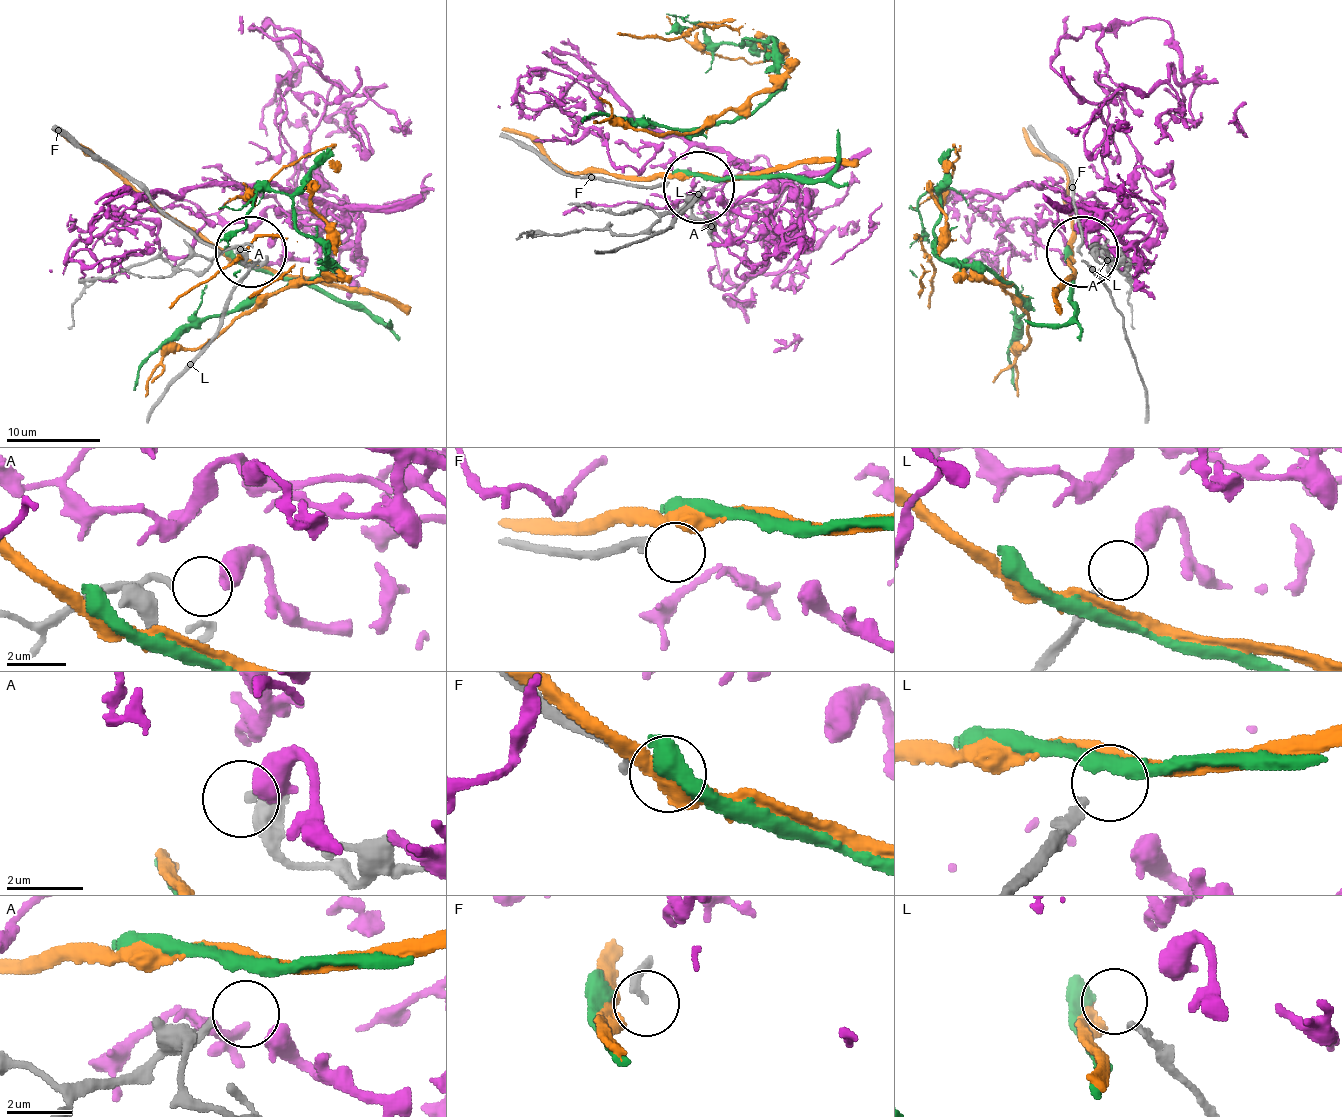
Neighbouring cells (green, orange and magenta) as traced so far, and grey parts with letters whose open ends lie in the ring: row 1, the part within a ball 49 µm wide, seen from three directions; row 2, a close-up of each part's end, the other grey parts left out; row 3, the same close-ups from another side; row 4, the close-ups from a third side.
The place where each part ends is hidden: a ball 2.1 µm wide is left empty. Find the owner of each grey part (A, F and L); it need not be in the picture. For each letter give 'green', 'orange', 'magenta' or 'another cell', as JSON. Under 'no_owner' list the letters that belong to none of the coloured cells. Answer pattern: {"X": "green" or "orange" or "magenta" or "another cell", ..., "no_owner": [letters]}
{"A": "magenta", "F": "another cell", "L": "another cell", "no_owner": ["F", "L"]}

